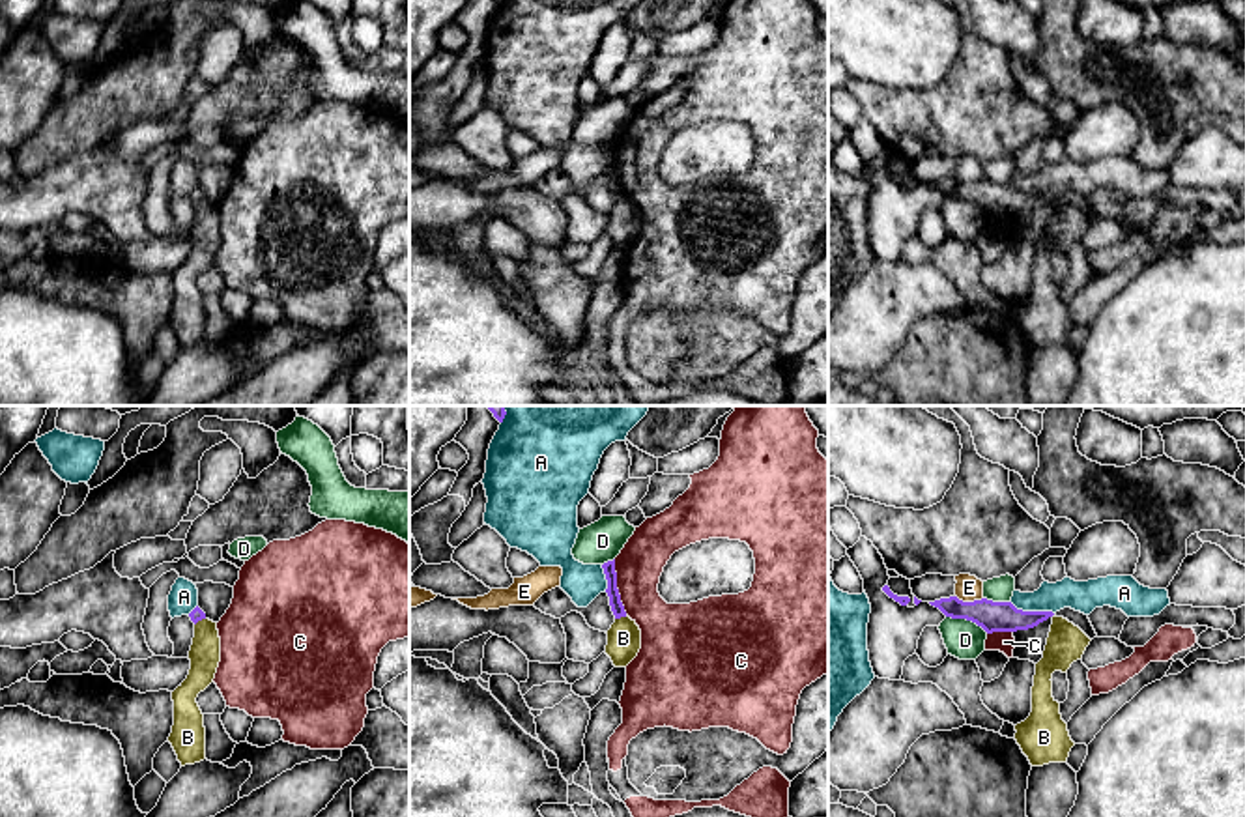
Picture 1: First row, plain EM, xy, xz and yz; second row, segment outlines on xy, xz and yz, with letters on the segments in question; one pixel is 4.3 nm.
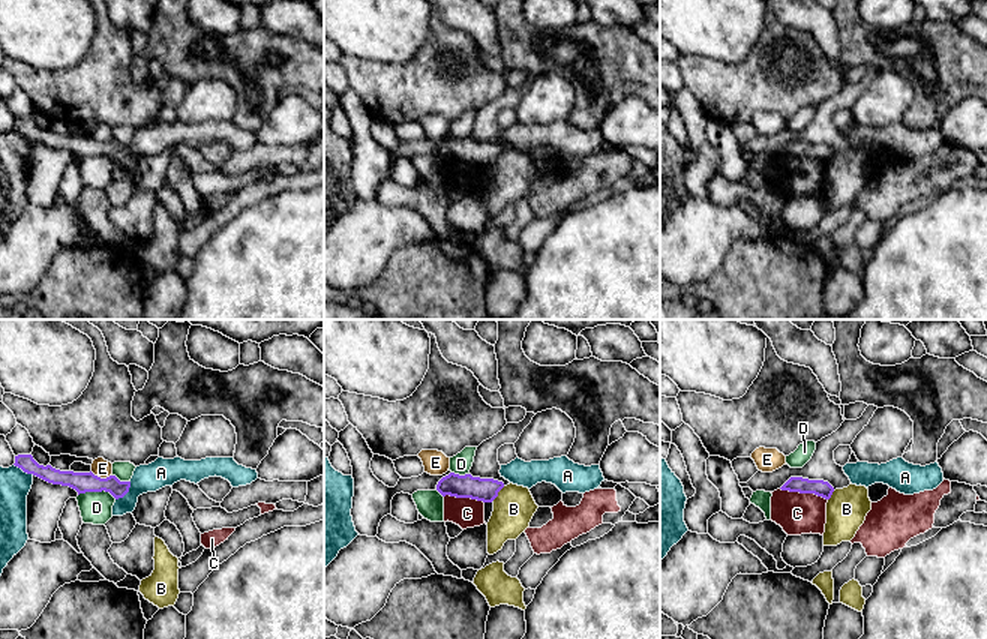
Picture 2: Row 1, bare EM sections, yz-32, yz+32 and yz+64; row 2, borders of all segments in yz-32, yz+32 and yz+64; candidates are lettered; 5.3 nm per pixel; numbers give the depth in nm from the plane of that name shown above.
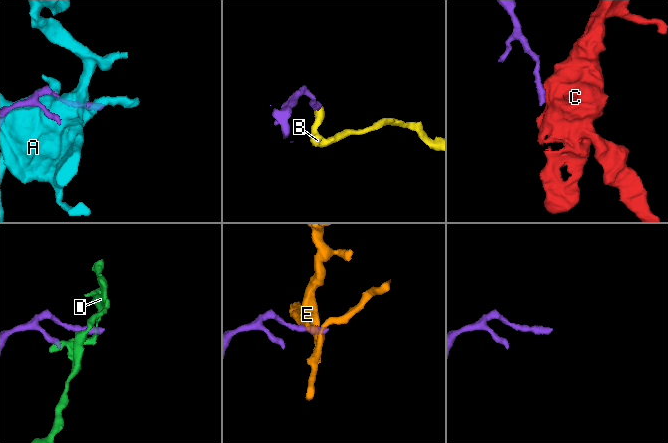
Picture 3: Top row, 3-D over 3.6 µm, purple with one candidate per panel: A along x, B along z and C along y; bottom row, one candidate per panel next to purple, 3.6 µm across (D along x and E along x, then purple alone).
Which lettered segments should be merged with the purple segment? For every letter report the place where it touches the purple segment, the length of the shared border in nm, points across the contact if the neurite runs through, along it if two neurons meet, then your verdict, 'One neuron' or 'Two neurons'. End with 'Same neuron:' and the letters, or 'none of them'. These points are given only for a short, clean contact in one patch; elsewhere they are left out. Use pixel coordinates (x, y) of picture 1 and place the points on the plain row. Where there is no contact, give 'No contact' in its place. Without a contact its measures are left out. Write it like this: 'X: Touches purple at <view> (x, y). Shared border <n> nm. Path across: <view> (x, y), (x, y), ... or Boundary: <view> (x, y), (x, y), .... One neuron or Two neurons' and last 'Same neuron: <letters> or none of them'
A: Touches purple at yz (1032, 193). Shared border 200 nm. Two neurons
B: Touches purple at xz (621, 197). Shared border 60 nm. Boundary: xz (627, 197), (615, 200). Two neurons
C: Touches purple at xz (615, 169). Shared border 240 nm. Boundary: xz (614, 141), (619, 182), (627, 195). Two neurons
D: Touches purple at yz (967, 200). Shared border 200 nm. Boundary: yz (946, 197), (971, 200), (987, 214). Two neurons
E: Touches purple at yz (969, 184). Shared border 120 nm. Boundary: yz (956, 176), (963, 182), (982, 180). Two neurons
Same neuron: none of them

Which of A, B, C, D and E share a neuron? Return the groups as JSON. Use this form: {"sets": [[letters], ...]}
{"sets": [["A"], ["B"], ["C"], ["D"], ["E"]]}

